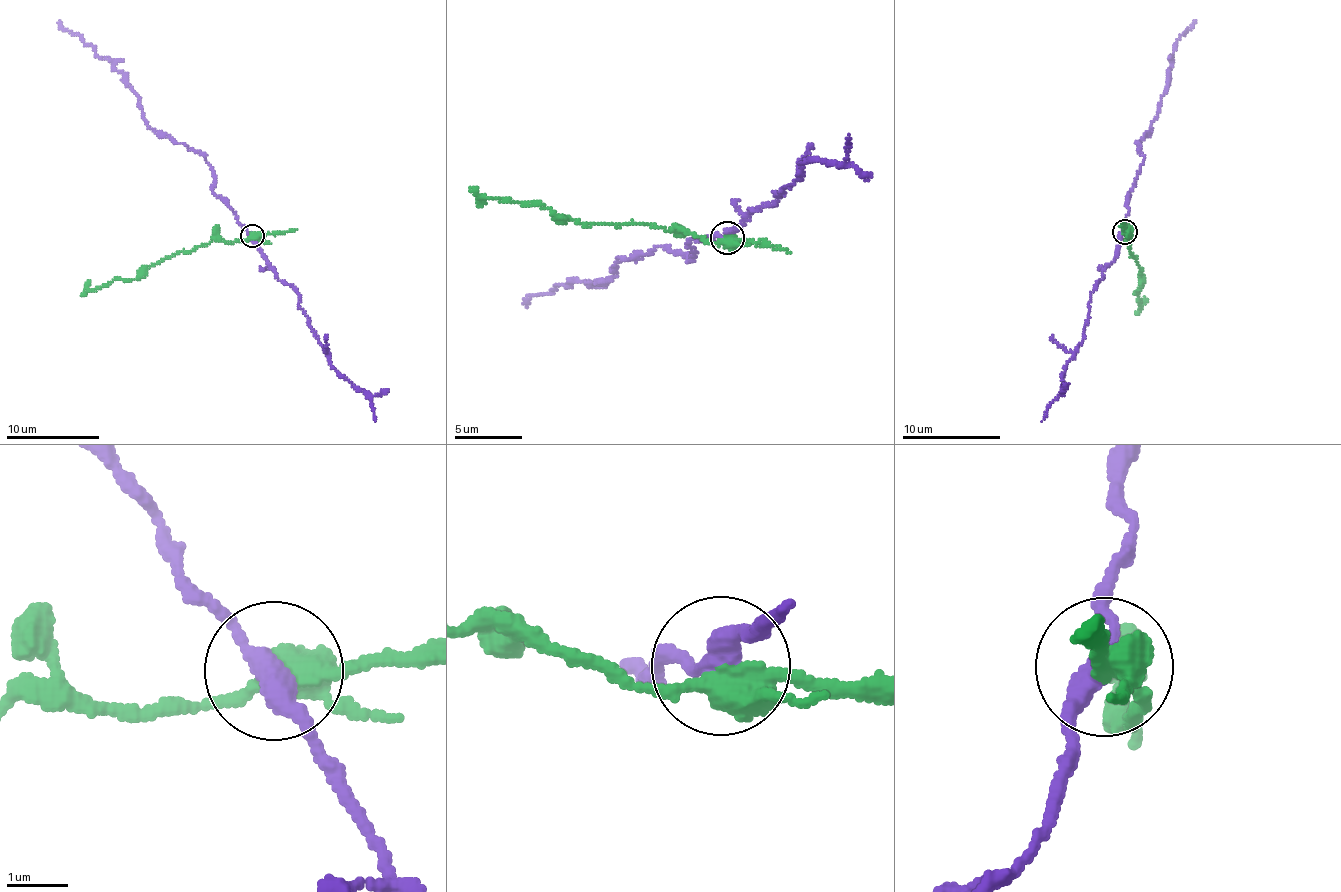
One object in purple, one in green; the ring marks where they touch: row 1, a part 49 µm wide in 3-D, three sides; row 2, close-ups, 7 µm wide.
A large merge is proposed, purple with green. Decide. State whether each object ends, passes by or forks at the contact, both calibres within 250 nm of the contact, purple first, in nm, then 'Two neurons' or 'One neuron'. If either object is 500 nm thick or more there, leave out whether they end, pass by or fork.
At the ring purple passes by. At the ring green forks. Thickness 320 nm (purple) against 360 nm. Two neurons

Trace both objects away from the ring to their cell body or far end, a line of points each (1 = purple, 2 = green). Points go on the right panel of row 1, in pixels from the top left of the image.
1: (1124, 232), (1129, 190), (1143, 159), (1138, 142), (1151, 132), (1151, 123), (1169, 77), (1177, 39), (1196, 20)
2: (1126, 232), (1132, 236), (1128, 240), (1131, 254), (1142, 271), (1137, 291), (1141, 306), (1136, 314)

